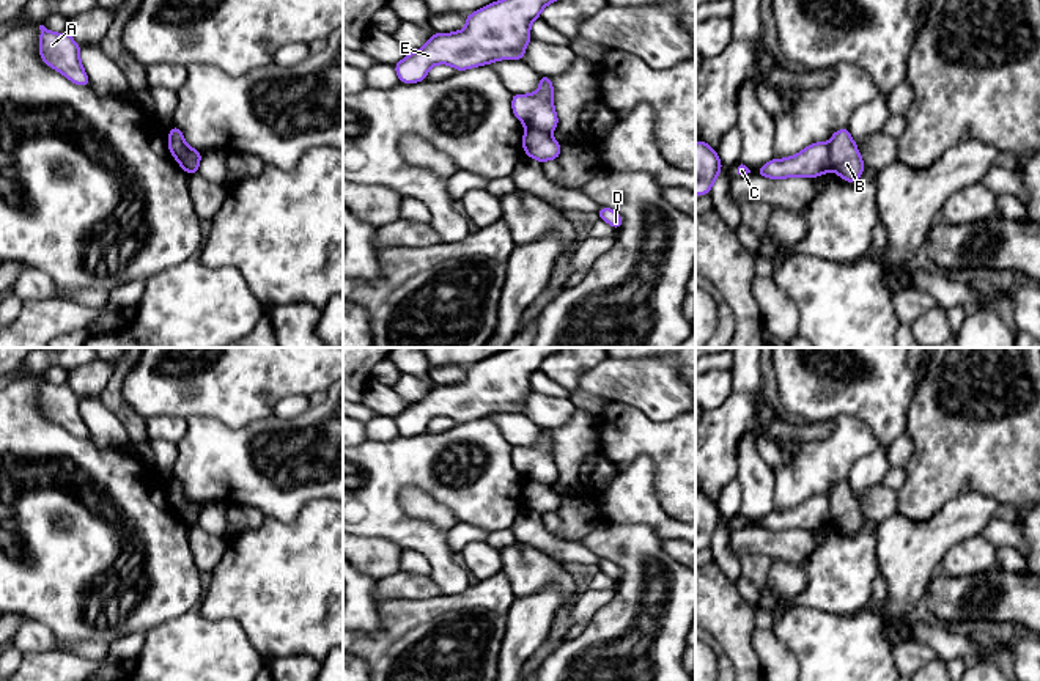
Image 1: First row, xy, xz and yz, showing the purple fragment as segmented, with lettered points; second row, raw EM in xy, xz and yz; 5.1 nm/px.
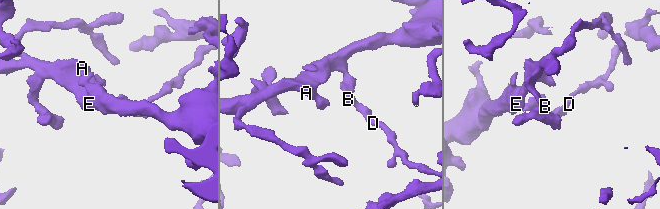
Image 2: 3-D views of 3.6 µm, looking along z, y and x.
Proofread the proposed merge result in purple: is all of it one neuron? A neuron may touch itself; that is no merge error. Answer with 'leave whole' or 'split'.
split

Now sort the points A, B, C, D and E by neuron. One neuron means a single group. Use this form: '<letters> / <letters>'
A C E / B D

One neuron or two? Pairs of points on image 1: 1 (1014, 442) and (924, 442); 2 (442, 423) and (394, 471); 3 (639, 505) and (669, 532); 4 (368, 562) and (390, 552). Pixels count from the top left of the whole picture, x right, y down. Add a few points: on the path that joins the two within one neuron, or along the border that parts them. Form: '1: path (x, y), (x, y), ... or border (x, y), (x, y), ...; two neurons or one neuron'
1: path (992, 442), (946, 442); one neuron
2: border (457, 423), (442, 431), (427, 433); two neurons
3: path (647, 510), (661, 524); one neuron
4: path (373, 557), (386, 554); one neuron

